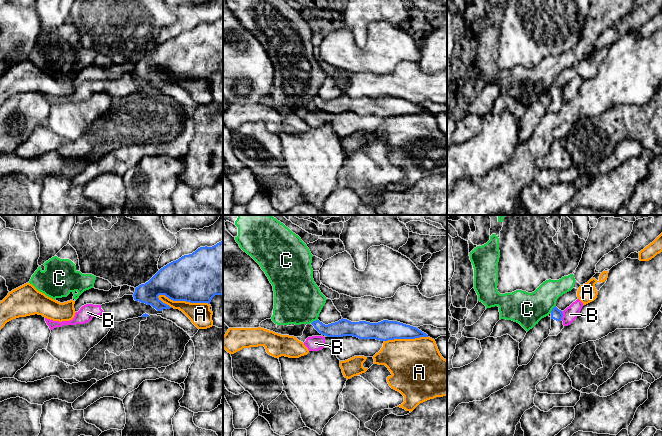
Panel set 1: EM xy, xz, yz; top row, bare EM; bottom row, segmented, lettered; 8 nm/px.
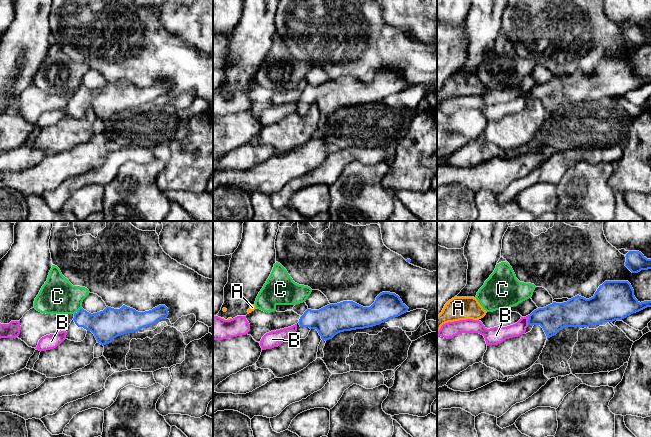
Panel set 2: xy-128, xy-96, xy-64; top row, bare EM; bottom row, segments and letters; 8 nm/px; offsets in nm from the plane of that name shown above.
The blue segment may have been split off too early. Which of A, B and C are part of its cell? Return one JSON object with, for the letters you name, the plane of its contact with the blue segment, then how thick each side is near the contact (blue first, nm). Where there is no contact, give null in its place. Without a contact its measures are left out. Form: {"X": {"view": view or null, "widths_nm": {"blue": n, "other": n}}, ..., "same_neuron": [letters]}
{"same_neuron": []}

